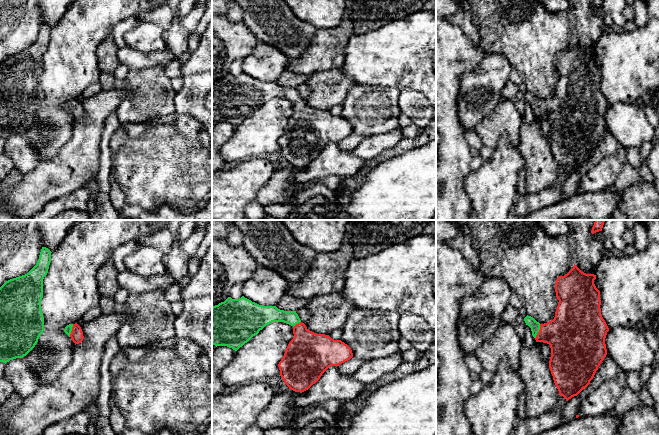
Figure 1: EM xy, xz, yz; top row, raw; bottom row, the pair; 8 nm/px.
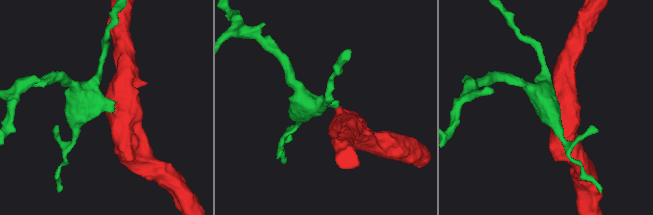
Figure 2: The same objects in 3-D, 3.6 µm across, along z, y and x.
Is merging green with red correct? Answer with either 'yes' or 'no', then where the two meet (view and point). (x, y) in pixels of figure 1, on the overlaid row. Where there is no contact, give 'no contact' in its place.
yes | yz (538, 331)

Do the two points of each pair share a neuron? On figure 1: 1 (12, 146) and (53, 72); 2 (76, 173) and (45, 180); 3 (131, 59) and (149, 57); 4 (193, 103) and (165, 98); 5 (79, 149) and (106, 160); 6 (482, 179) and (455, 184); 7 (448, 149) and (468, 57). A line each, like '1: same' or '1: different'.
1: different
2: same
3: same
4: different
5: different
6: different
7: same

